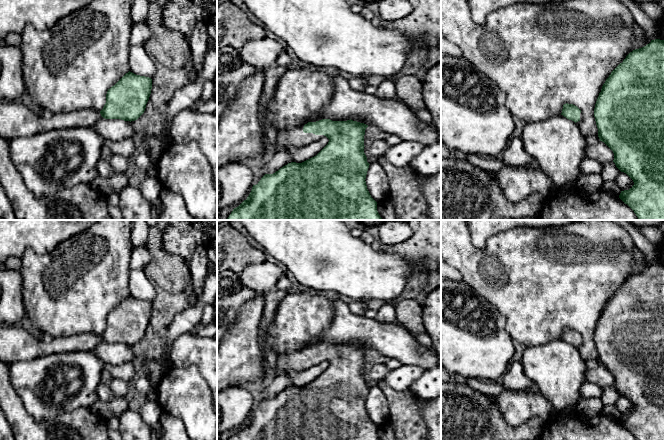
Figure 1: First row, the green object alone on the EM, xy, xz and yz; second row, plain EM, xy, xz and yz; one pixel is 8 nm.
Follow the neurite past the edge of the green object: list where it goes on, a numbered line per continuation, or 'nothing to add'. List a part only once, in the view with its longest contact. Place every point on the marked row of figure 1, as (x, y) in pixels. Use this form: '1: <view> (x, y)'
1: xz (295, 137)

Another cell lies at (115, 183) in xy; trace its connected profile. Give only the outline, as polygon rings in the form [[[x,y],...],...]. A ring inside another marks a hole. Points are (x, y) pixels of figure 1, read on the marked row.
[[[116,173],[110,177],[96,177],[91,183],[91,187],[108,196],[111,193],[119,193],[123,188],[129,185],[128,178],[125,173]]]

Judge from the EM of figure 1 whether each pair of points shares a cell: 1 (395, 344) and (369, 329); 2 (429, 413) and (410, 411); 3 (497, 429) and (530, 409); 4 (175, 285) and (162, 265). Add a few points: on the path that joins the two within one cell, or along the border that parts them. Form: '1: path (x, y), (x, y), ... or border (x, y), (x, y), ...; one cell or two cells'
1: path (389, 339), (375, 335); one cell
2: border (424, 399), (421, 405), (421, 415), (427, 429); two cells
3: border (496, 403), (511, 425), (520, 426), (531, 418); two cells
4: path (175, 280), (167, 270); one cell

